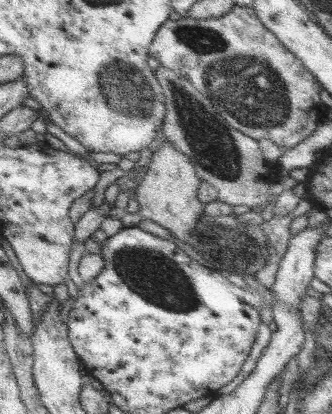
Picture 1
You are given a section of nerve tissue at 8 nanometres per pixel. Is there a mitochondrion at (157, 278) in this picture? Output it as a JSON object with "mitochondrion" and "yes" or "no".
{"mitochondrion":"yes"}

